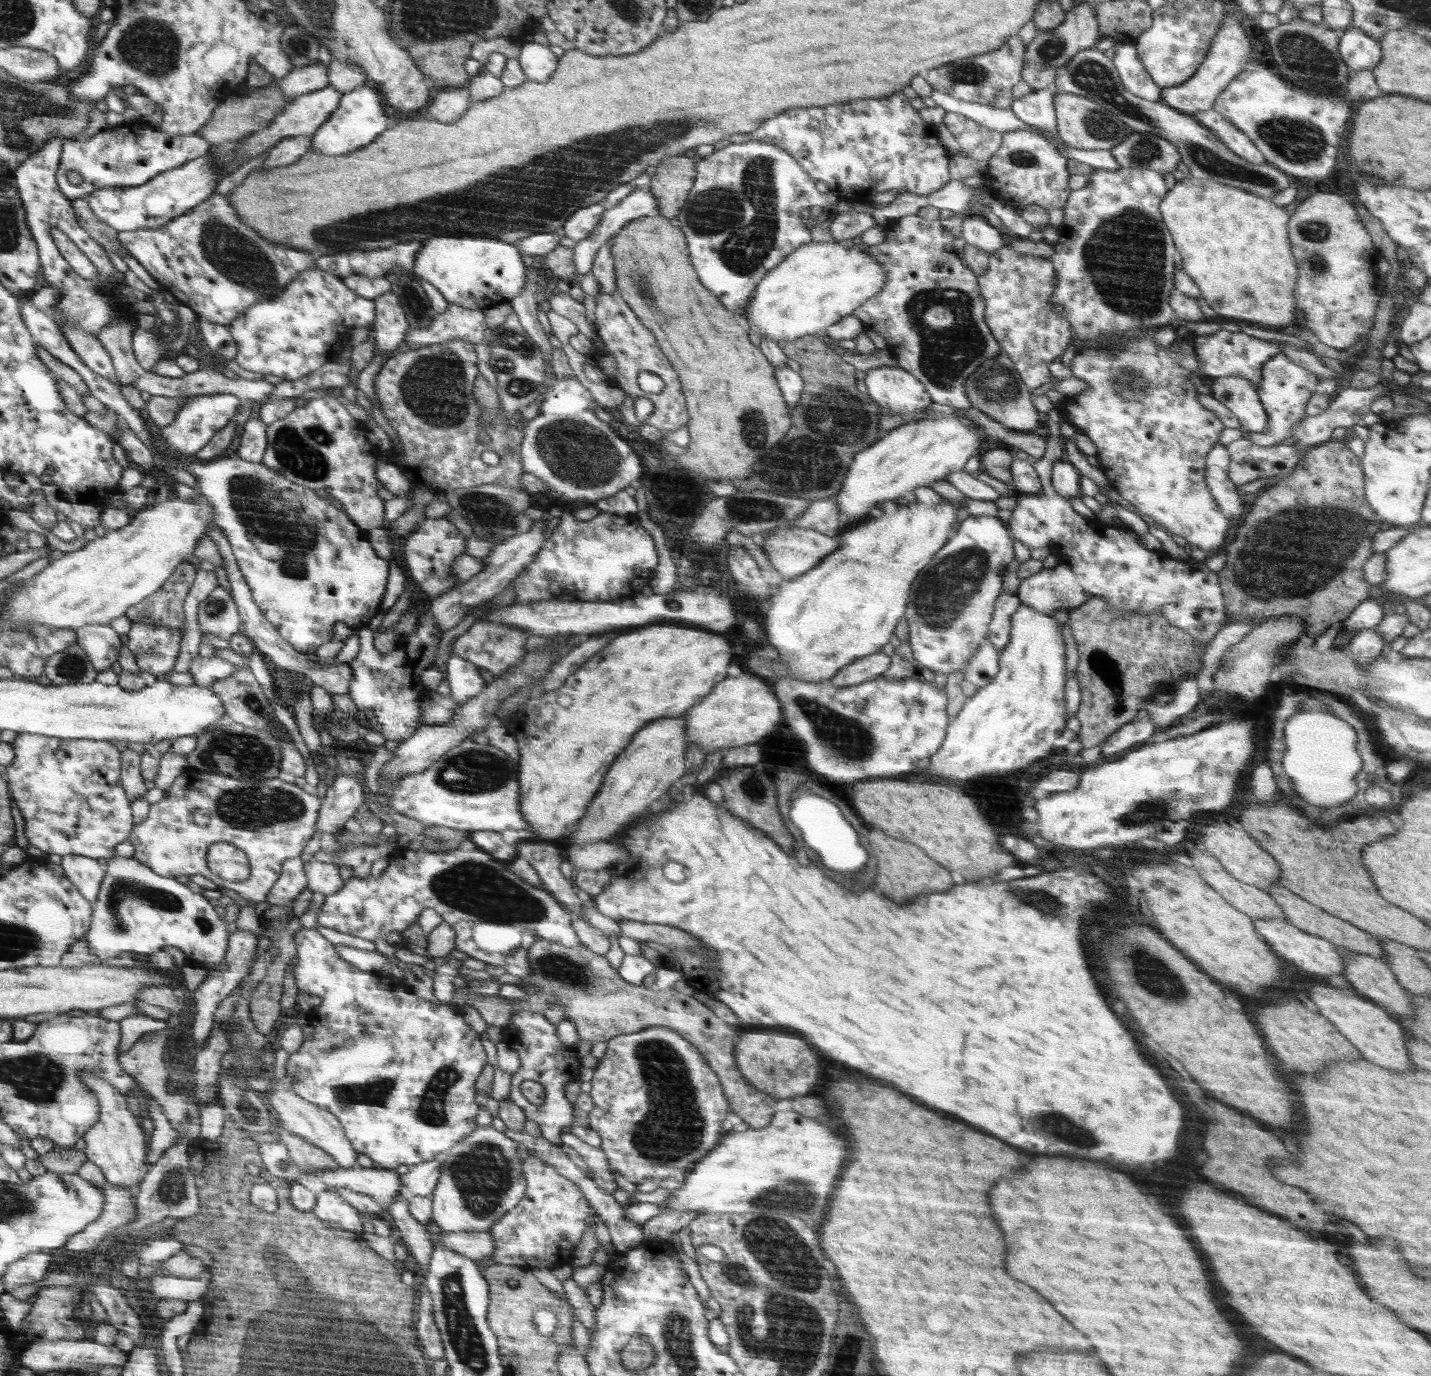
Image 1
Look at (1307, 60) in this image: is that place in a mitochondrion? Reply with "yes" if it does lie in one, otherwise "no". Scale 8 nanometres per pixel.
yes

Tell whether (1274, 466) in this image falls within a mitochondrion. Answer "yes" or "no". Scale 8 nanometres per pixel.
no

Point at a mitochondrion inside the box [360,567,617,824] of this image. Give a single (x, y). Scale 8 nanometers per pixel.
(474, 772)

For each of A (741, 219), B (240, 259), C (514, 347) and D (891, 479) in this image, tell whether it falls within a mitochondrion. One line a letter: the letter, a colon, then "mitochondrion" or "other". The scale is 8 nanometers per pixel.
A: mitochondrion
B: mitochondrion
C: mitochondrion
D: other

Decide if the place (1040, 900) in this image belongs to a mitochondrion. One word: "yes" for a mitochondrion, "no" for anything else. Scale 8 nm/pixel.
yes

